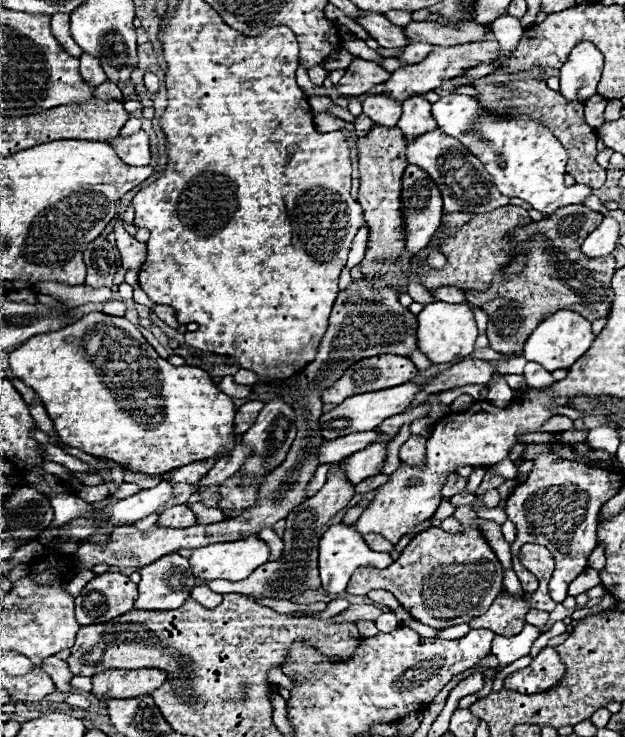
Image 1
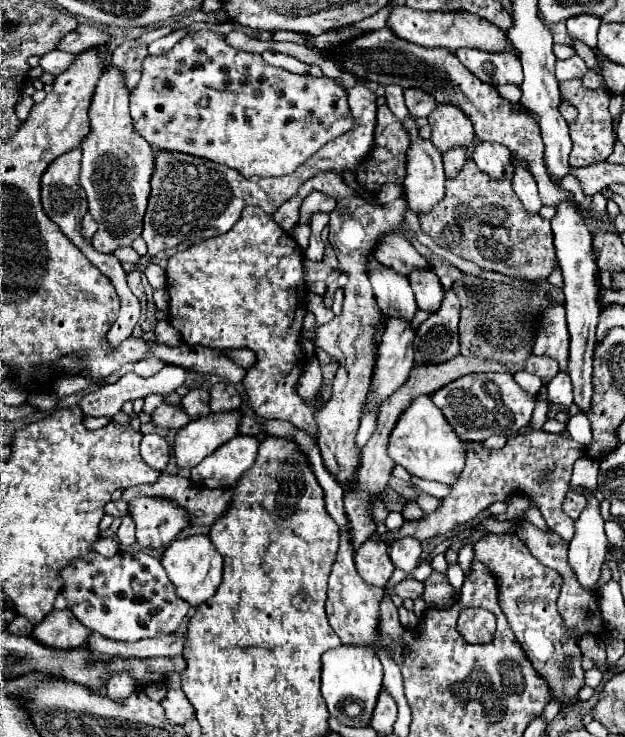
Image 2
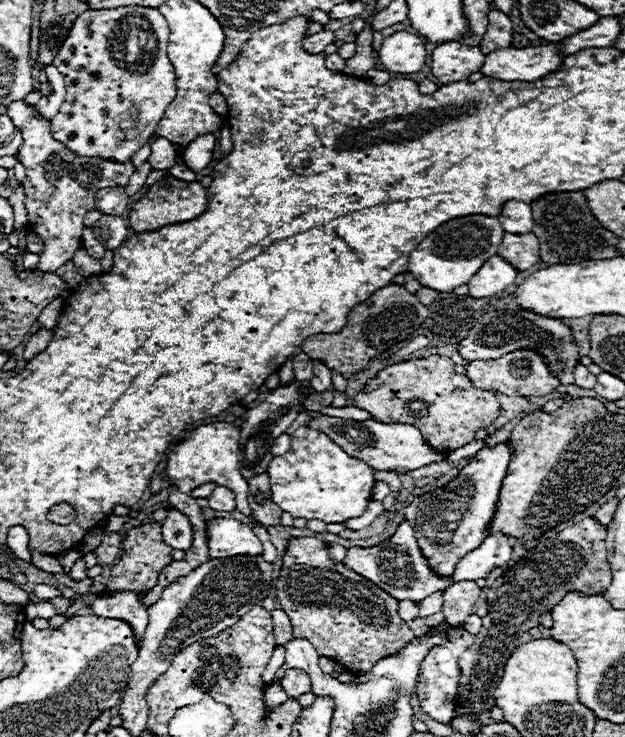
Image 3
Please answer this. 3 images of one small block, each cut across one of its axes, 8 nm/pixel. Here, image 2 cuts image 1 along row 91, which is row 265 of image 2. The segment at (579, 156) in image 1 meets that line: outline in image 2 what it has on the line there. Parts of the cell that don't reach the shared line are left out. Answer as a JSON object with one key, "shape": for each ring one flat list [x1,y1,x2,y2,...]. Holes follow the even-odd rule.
{"shape":[[468,160,460,174,454,180,446,180,446,194,438,206,432,208,430,214,420,216,420,228,426,236,430,236,440,248,450,250,452,254,474,262,482,270,494,270,500,274,508,274,514,278,528,278,528,280,538,280,538,278,548,278,556,264,556,254,554,254,554,244,552,244,552,230,550,222,542,220,538,214,528,214,516,194,512,192,510,180,512,180,514,166,506,168,506,178,504,180,490,180,486,174,478,170,478,166]]}

